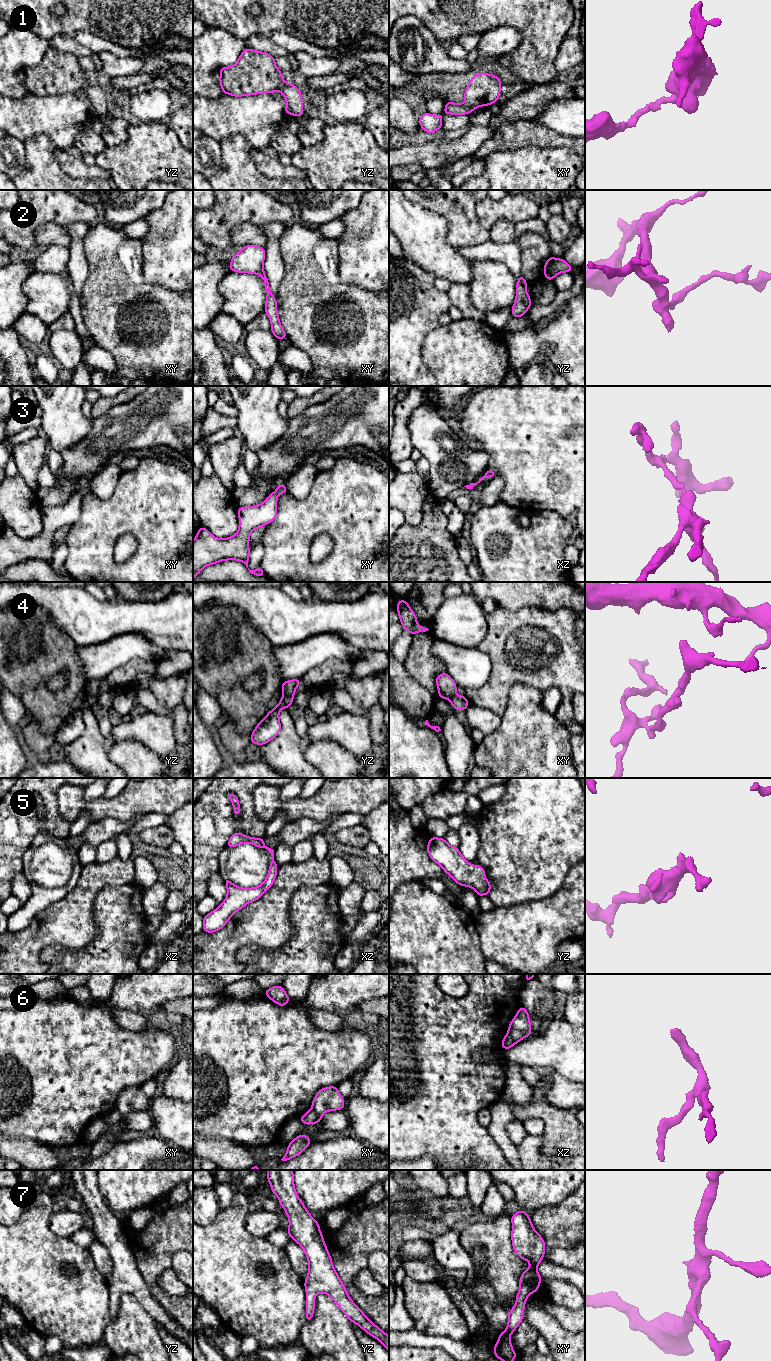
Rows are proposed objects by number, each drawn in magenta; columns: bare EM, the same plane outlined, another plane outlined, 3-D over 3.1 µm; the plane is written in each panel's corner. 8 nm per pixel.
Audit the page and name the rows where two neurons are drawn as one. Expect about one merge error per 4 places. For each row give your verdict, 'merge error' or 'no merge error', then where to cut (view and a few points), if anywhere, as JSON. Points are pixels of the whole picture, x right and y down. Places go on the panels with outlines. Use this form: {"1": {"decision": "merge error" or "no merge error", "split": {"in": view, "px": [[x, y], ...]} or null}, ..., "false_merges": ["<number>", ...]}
{"1": {"decision": "no merge error", "split": null}, "2": {"decision": "no merge error", "split": null}, "3": {"decision": "no merge error", "split": null}, "4": {"decision": "merge error", "split": {"in": "yz", "px": [[283, 694], [292, 697]]}}, "5": {"decision": "no merge error", "split": null}, "6": {"decision": "no merge error", "split": null}, "7": {"decision": "no merge error", "split": null}, "false_merges": ["4"]}

